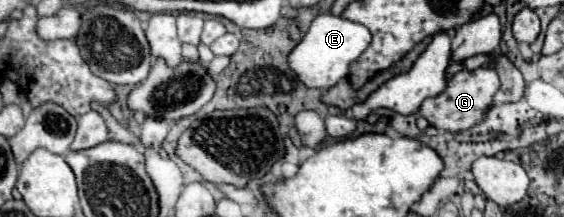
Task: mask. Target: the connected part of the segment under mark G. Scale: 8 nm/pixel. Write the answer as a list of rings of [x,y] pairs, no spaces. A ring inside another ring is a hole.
[[[479,67],[475,71],[463,69],[453,75],[453,79],[447,83],[443,93],[429,97],[421,103],[419,115],[425,117],[433,127],[443,131],[457,133],[457,131],[471,129],[475,123],[479,123],[485,117],[485,111],[489,109],[497,89],[499,89],[499,75],[493,67]]]

